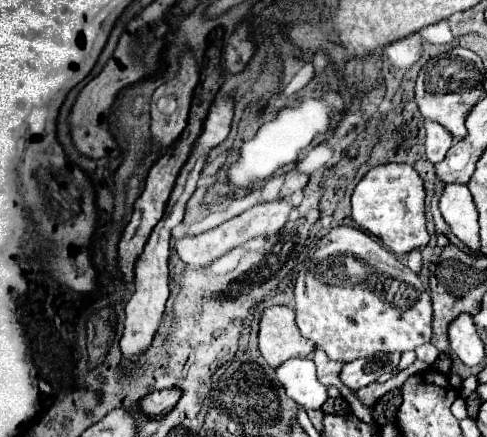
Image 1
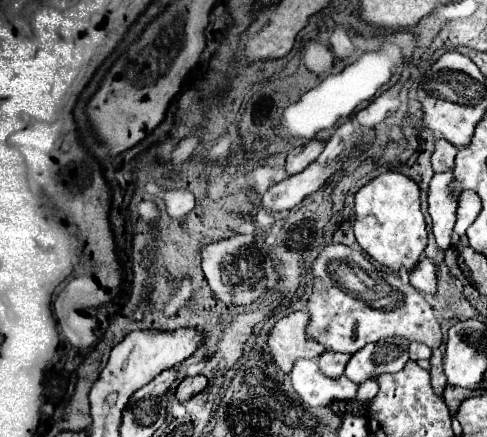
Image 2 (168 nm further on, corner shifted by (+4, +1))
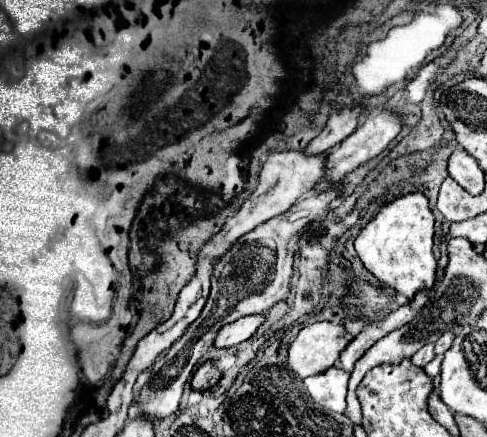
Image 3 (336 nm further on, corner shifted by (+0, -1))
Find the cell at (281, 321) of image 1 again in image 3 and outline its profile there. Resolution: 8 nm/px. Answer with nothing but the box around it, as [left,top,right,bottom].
[288,322,352,378]

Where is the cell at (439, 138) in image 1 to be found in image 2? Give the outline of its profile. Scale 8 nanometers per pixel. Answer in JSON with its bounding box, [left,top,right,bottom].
[432,138,458,172]

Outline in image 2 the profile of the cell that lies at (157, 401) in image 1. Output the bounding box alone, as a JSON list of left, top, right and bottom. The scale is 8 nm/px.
[174,376,208,402]

